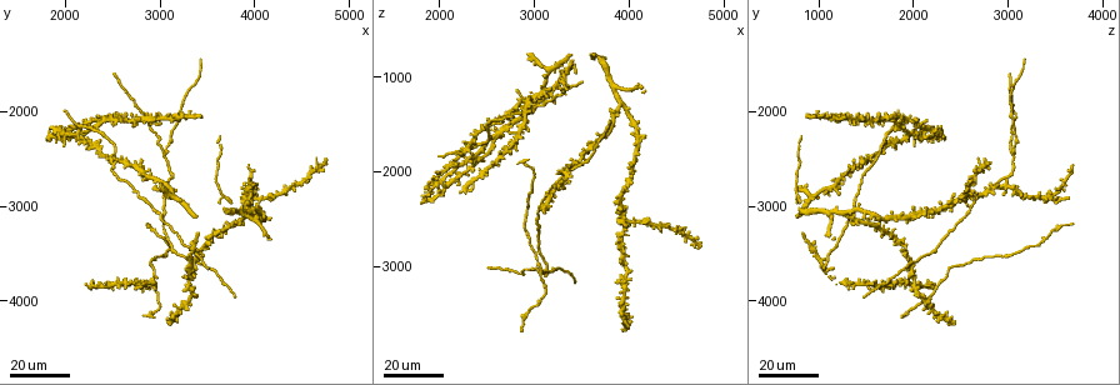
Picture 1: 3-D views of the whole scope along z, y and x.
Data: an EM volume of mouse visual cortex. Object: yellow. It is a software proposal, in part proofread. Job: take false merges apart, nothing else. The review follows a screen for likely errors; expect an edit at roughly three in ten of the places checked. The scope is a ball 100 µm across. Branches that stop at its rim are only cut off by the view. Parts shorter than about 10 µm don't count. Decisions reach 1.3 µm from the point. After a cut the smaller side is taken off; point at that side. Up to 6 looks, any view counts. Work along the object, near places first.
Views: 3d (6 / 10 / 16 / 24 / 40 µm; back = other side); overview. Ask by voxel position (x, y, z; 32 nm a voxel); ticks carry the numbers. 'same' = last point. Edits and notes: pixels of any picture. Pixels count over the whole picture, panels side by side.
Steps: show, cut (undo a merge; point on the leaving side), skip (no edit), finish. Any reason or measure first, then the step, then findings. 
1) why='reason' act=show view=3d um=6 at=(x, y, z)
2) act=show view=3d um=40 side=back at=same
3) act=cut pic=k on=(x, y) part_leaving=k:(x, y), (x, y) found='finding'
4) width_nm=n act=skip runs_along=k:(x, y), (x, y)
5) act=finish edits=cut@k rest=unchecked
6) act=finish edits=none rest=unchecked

act=show view=3d um=24 at=(3860, 3080, 1140)

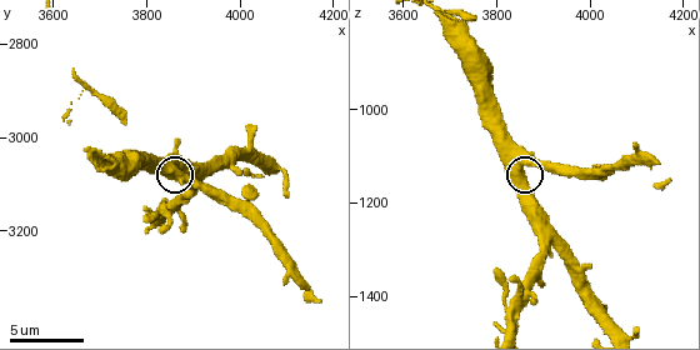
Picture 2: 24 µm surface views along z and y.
why='closer look' act=show view=3d um=10 at=(3865, 3090, 1110)

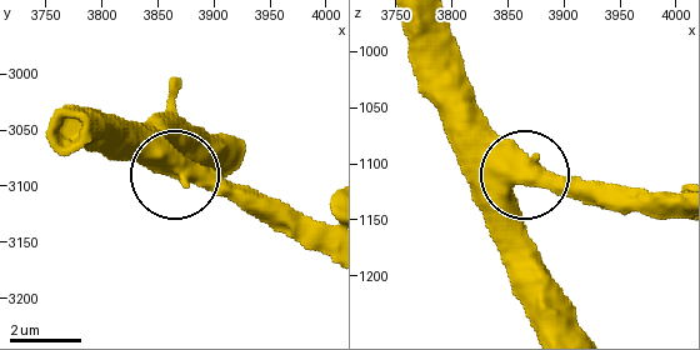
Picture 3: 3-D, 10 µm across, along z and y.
act=show view=3d um=6 at=(3860, 3086, 1112)

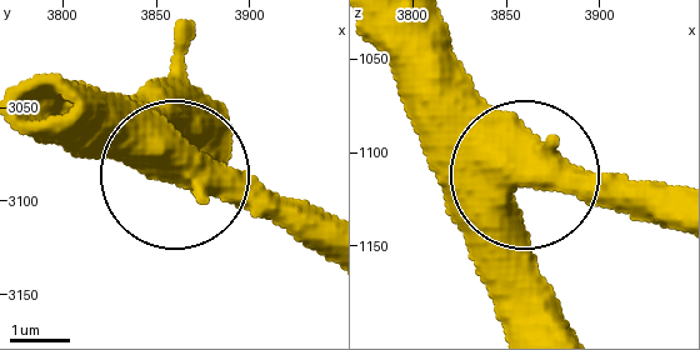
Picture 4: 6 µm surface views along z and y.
width_nm=550 act=skip runs_along=4:(100, 123), (175, 178), (264, 186), (304, 221) found='one neuron here'

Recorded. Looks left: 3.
why='looks like a crossing' act=show view=3d um=24 at=(3040, 2440, 3040)

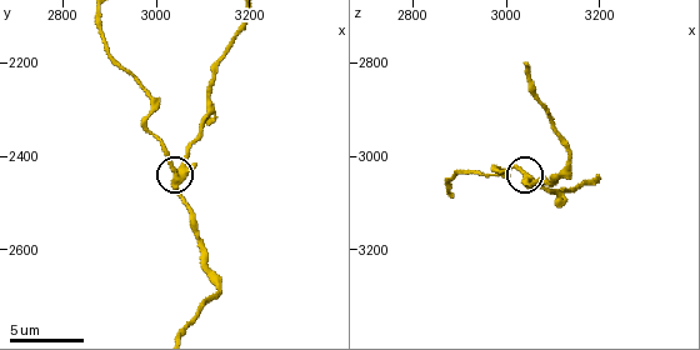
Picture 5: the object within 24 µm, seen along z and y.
why='zoom in' act=show view=3d um=6 at=(3050, 2440, 3060)

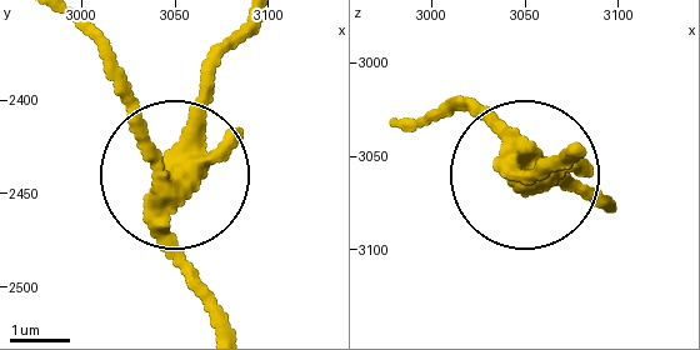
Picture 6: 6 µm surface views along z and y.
act=cut pic=6 on=(130, 100) part_leaving=6:(164, 174), (89, 29) found='a second neuron is stuck on'

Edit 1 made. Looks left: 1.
act=finish edits=cut@6 rest=unchecked

